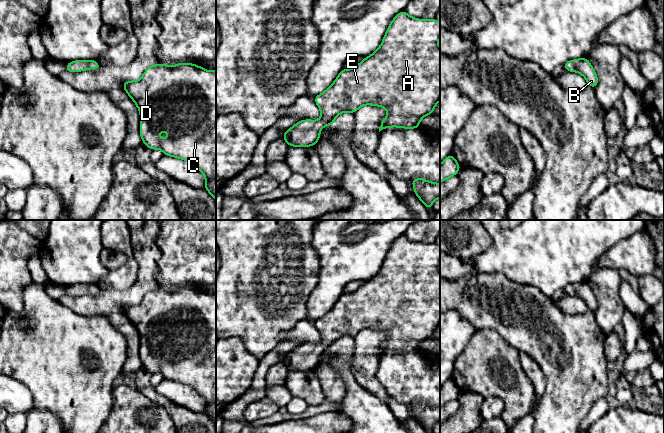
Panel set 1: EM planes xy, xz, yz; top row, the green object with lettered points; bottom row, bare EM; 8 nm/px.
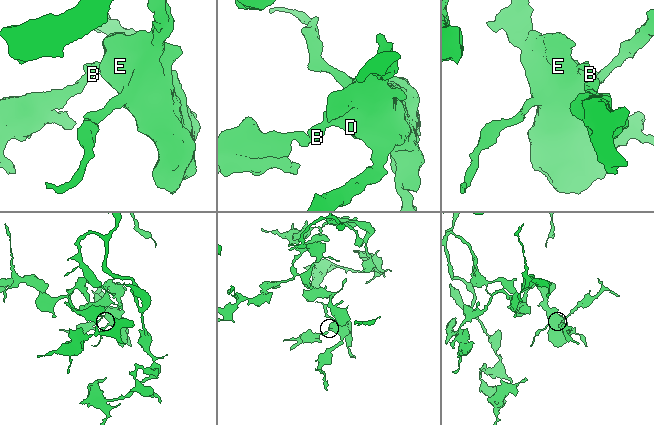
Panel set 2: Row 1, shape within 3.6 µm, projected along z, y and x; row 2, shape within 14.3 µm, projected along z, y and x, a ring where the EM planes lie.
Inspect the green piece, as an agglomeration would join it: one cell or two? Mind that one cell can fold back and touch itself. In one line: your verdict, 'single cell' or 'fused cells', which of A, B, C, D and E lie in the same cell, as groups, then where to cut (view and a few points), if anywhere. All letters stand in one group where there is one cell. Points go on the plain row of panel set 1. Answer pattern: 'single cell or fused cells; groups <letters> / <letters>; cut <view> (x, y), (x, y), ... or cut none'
single cell; groups A B C D E; cut none

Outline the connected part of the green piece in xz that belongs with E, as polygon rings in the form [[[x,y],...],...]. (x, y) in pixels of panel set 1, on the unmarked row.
[[[405,235],[398,237],[388,250],[379,272],[352,293],[342,293],[335,305],[314,324],[321,335],[321,341],[314,344],[301,344],[285,355],[283,363],[288,370],[314,370],[320,362],[320,354],[334,348],[336,341],[343,336],[356,337],[363,329],[374,329],[387,333],[387,341],[379,351],[379,356],[389,351],[406,353],[419,352],[420,344],[433,337],[440,325],[440,246],[435,243],[423,244],[411,241]]]

